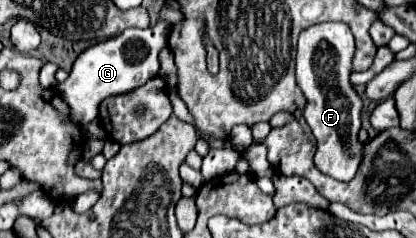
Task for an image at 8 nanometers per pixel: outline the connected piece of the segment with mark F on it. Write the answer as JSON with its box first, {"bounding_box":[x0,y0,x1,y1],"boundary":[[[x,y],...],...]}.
{"bounding_box":[296,22,362,182],"boundary":[[[322,22],[306,28],[298,38],[296,48],[296,84],[306,98],[304,118],[316,138],[318,150],[316,166],[342,182],[354,178],[362,160],[362,146],[358,142],[362,98],[350,82],[354,58],[354,36],[342,22]]]}

